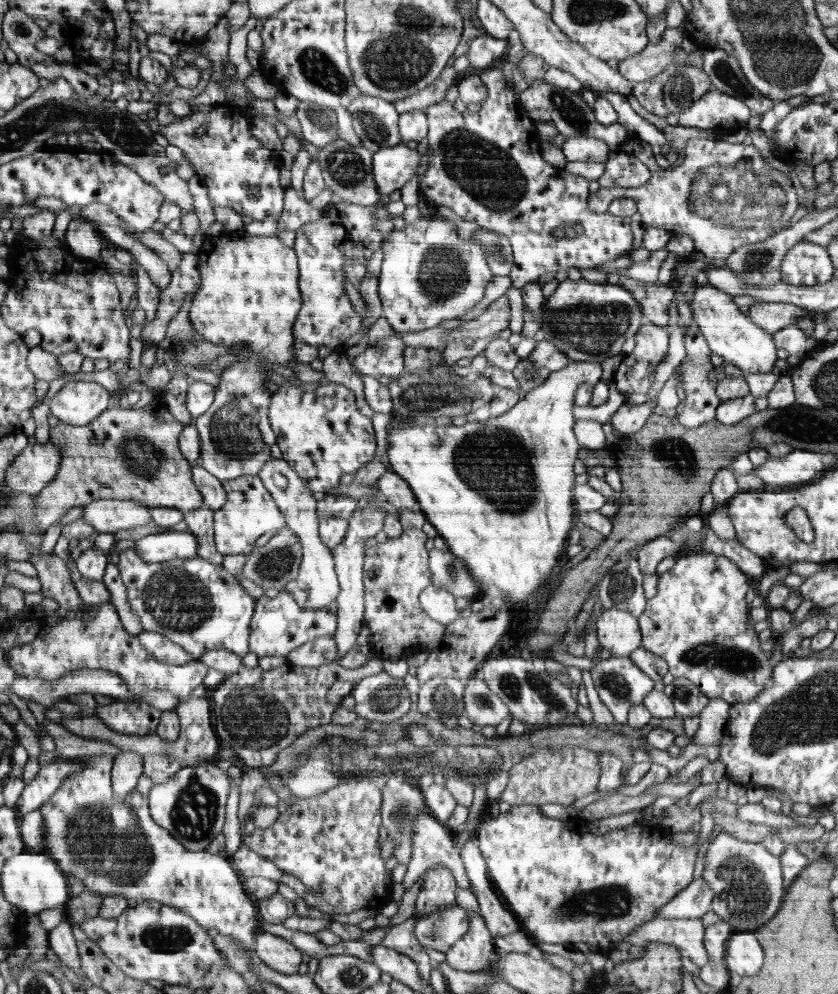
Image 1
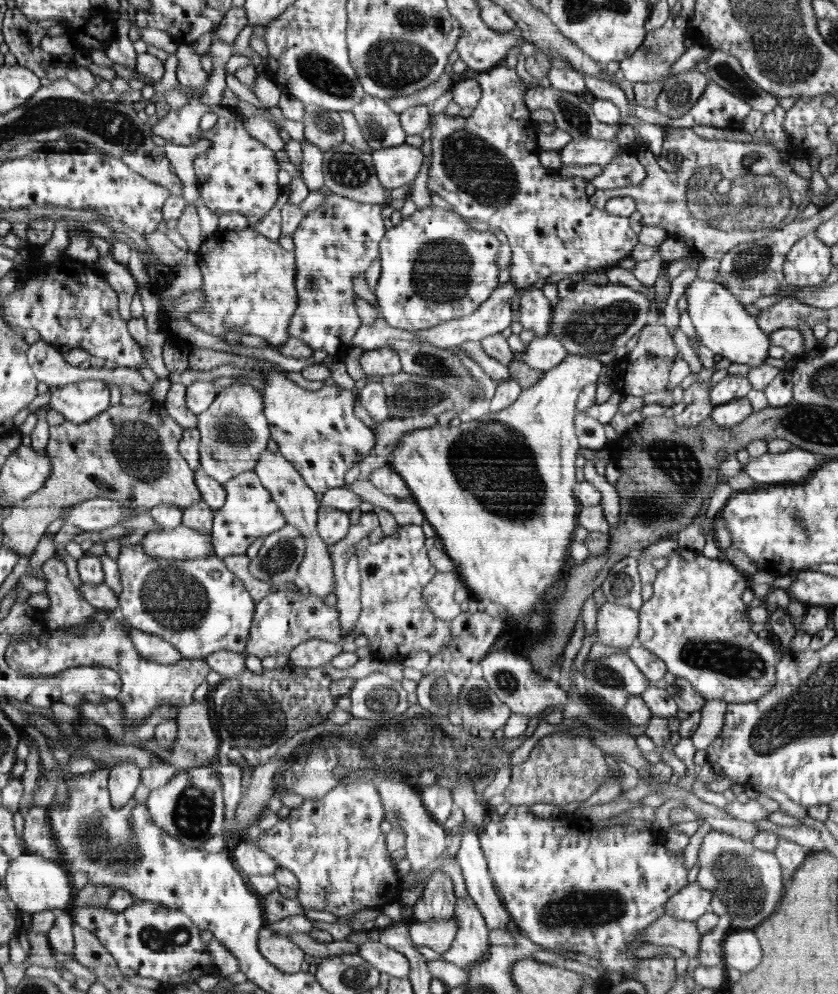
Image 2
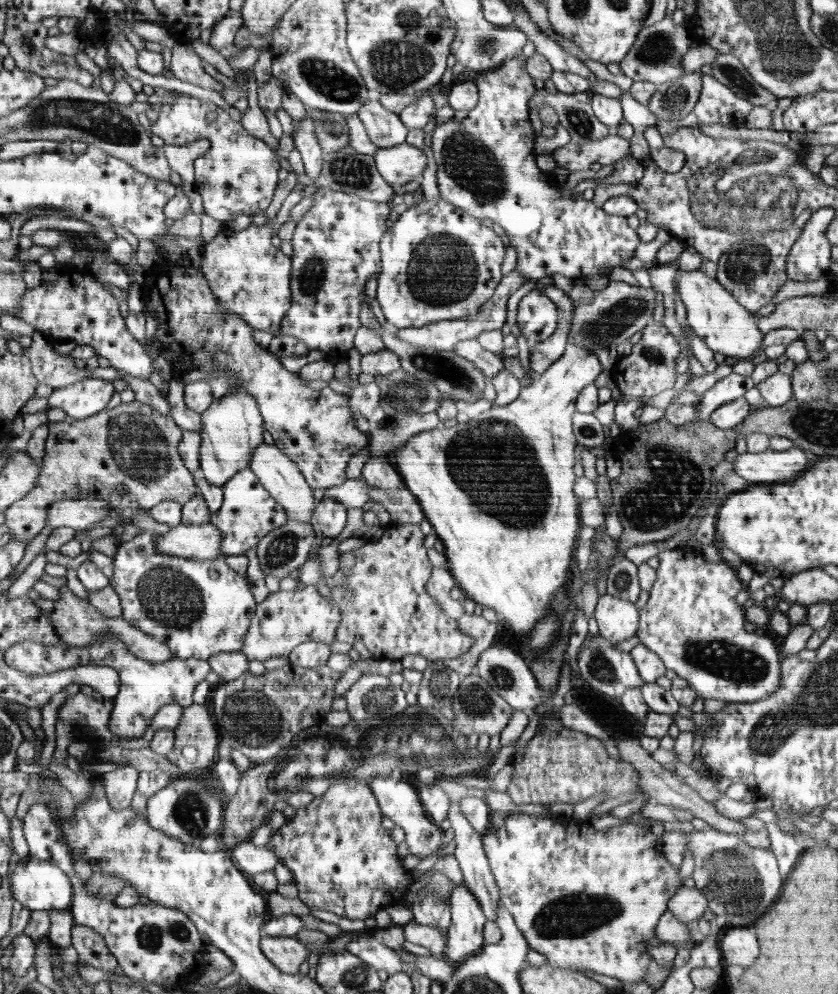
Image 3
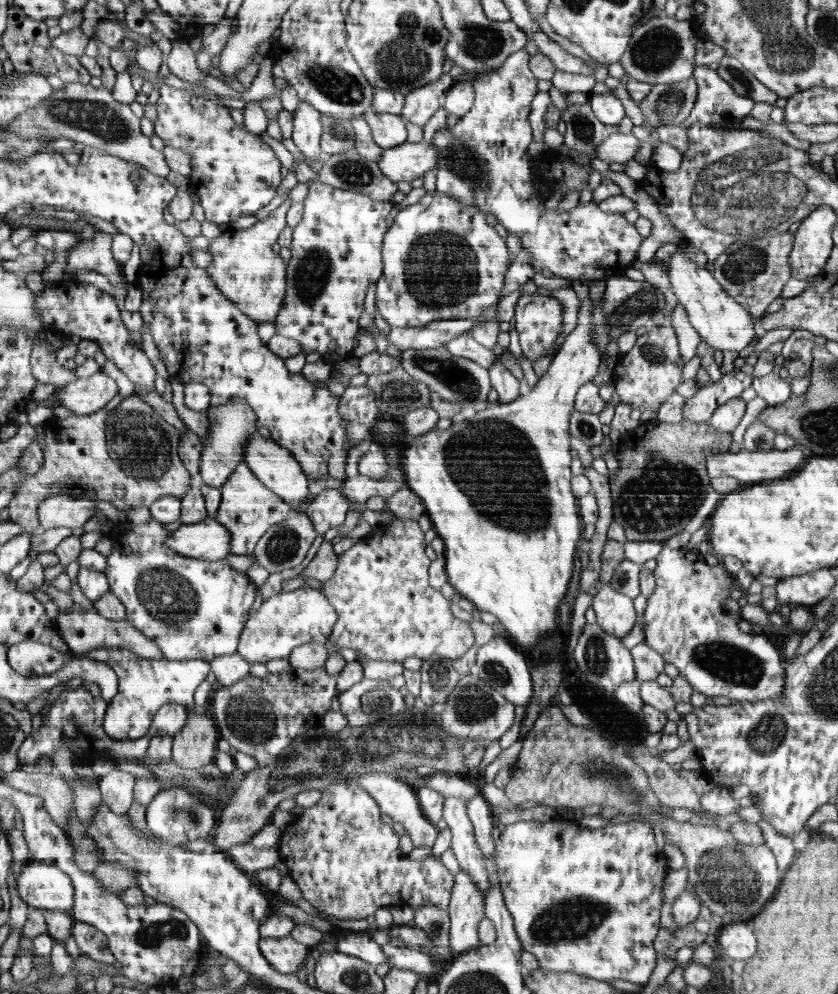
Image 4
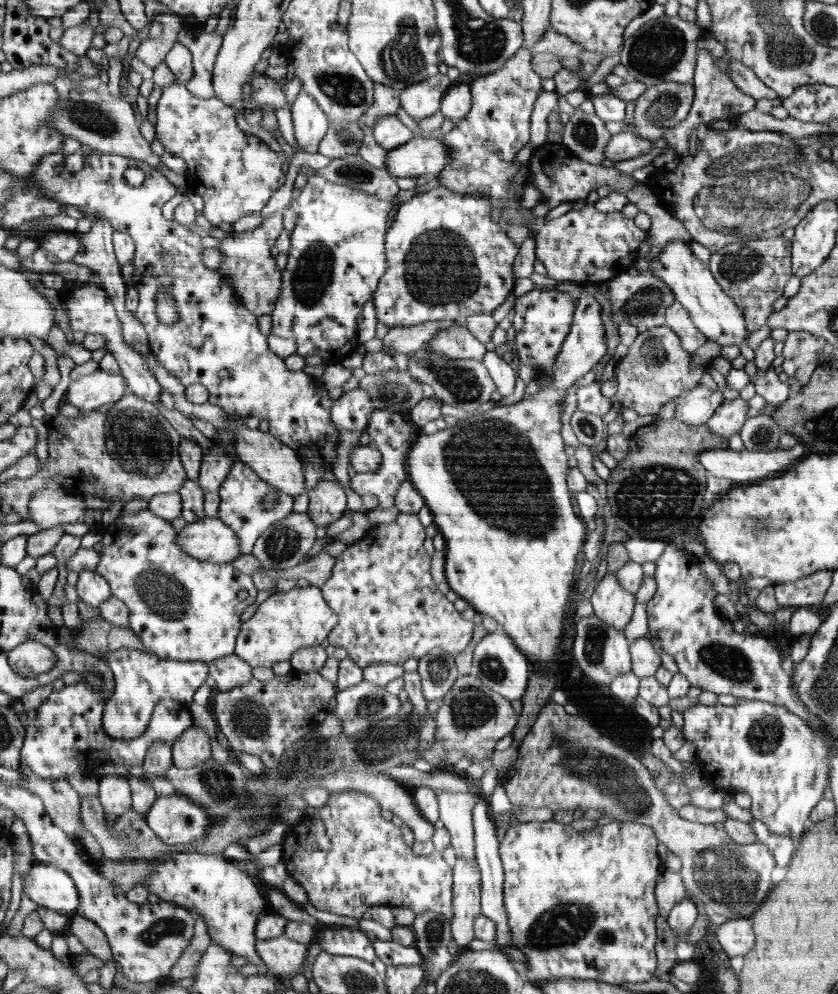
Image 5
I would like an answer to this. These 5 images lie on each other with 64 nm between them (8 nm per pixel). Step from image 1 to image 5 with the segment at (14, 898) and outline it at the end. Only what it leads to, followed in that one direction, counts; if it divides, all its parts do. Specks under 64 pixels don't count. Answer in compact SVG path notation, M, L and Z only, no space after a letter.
M45 863L32 865L24 878L23 892L37 905L68 916L73 916L82 902L71 875Z

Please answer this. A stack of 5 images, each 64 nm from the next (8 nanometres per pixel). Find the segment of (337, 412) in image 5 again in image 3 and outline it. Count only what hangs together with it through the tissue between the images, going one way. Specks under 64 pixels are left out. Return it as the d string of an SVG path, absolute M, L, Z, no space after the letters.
M373 381L368 384L363 384L351 388L347 394L350 396L351 412L362 414L368 420L368 426L372 430L378 428L378 424L382 424L388 419L385 410L380 404L380 388Z

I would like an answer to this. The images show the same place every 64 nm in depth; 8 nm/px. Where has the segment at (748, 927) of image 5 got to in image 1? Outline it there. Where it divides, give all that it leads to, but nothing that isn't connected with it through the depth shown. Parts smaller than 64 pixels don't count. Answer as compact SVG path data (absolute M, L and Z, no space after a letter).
M735 932L730 935L725 948L724 961L732 972L739 976L750 977L756 974L764 964L764 952L758 944L758 936L750 932Z

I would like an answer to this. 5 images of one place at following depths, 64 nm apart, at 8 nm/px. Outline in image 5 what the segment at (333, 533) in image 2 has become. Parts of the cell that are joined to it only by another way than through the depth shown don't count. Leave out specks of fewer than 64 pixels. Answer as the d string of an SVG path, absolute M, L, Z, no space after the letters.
M327 479L318 481L307 495L306 514L316 528L328 528L330 524L342 518L347 503L351 500L351 496L338 481Z

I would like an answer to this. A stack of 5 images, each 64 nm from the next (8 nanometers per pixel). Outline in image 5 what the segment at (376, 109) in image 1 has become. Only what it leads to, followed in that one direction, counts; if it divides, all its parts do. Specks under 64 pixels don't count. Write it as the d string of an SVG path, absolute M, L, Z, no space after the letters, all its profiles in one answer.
M396 115L377 118L372 130L375 141L386 151L406 144L414 136L412 130L403 124Z

